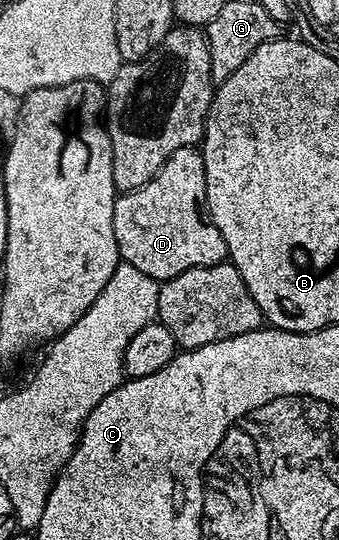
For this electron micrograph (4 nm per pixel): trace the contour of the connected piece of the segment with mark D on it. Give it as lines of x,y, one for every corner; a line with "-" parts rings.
199,147
176,148
170,158
142,186
133,192
119,193
114,202
114,238
118,242
118,250
123,263
142,270
142,274
150,274
158,282
173,280
191,268
198,266
214,266
228,260
228,247
222,234
213,226
207,213
206,202
206,166
204,154

